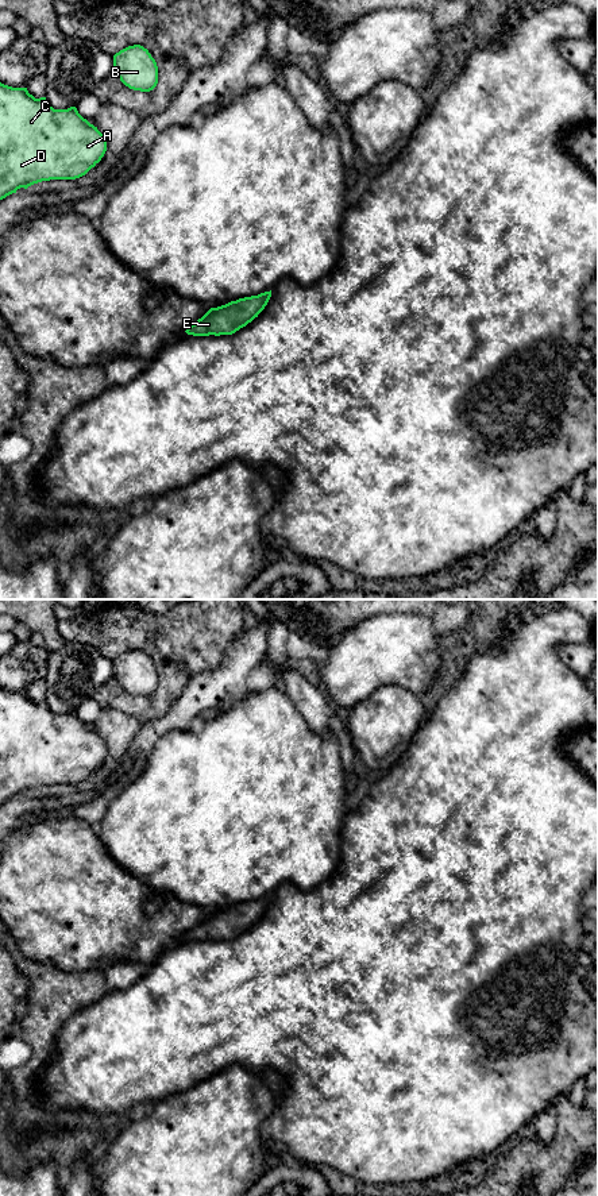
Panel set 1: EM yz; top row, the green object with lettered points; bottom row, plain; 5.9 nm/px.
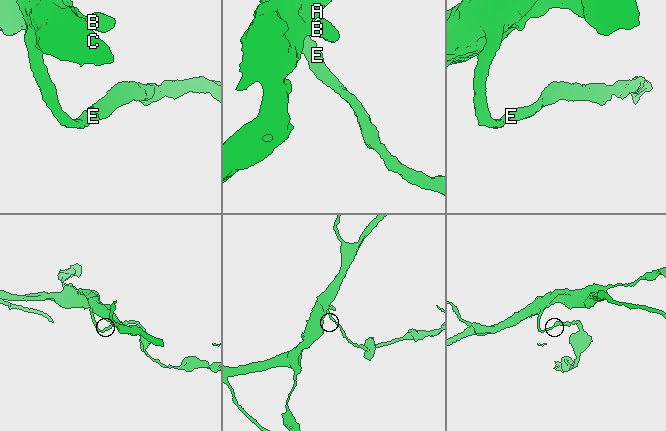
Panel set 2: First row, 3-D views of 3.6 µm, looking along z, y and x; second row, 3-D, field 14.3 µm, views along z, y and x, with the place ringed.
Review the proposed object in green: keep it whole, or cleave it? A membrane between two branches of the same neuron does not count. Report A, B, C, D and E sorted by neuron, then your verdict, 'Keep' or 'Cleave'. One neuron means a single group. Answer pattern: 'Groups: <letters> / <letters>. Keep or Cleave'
Groups: A B C D E. Keep

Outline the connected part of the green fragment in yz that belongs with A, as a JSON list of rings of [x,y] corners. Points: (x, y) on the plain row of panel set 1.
[[[0,687],[0,805],[42,786],[80,783],[101,765],[105,756],[104,740],[76,711],[54,714],[46,702],[35,703],[27,692],[12,692]]]

